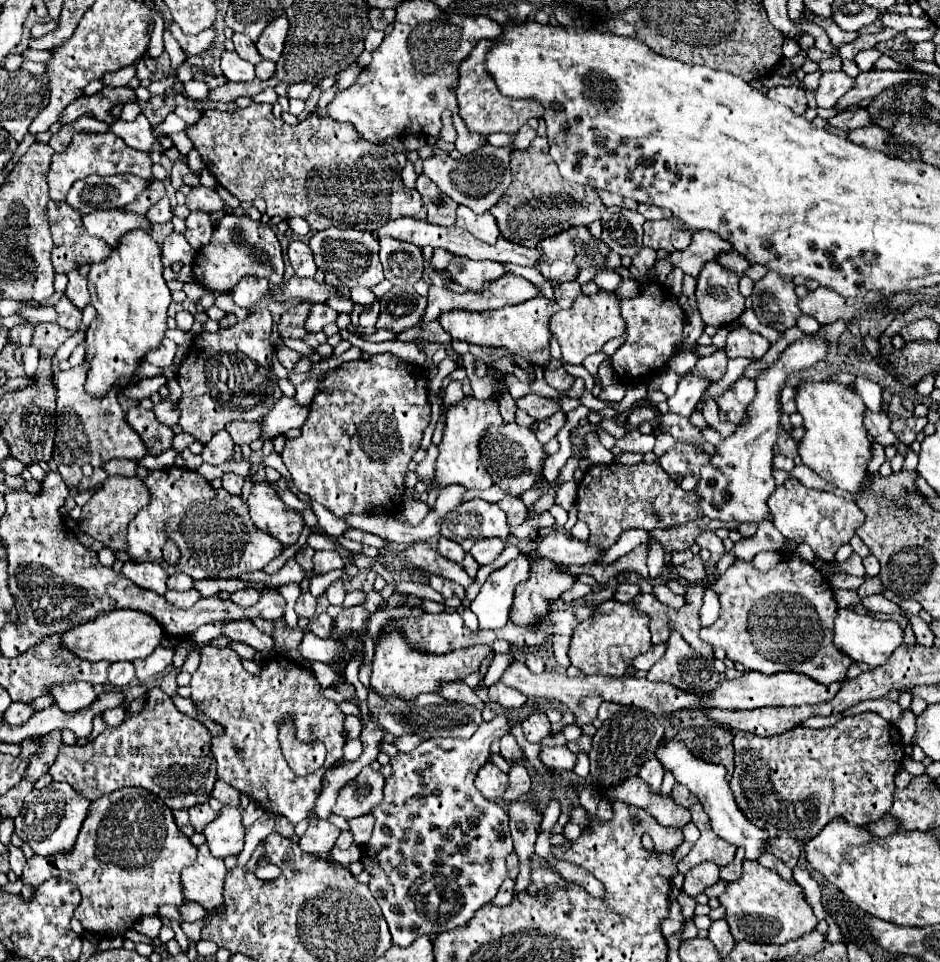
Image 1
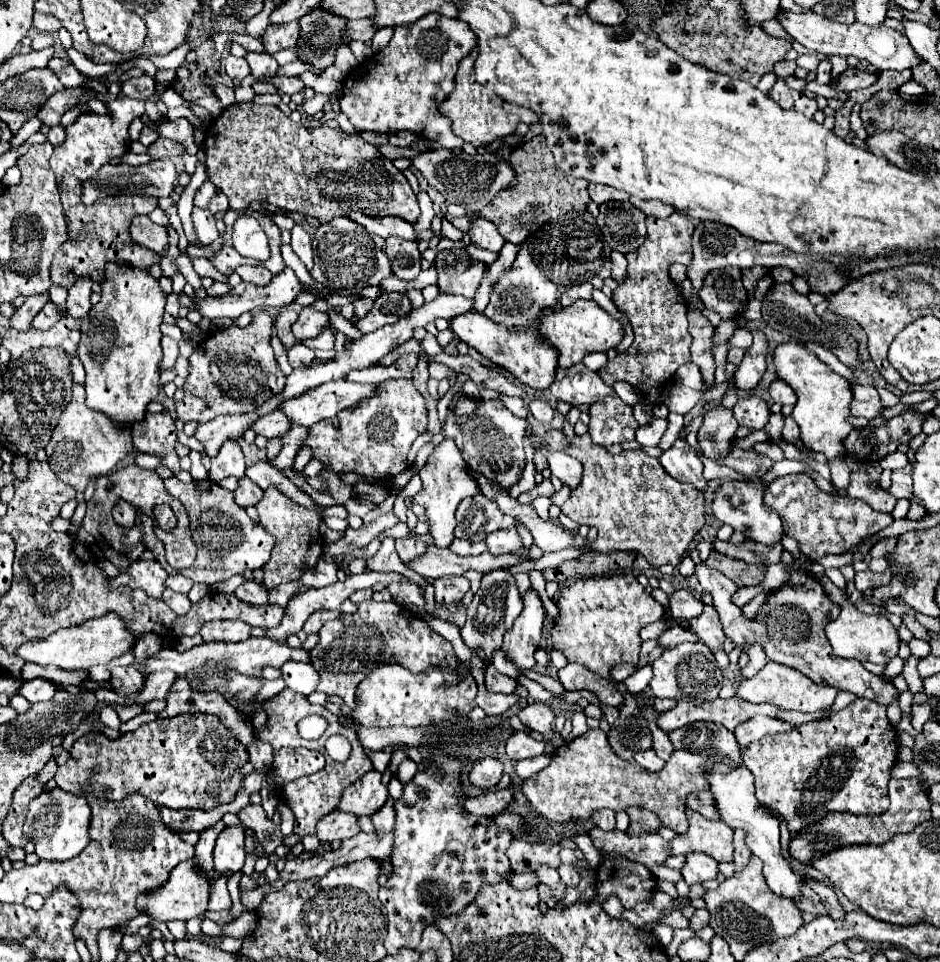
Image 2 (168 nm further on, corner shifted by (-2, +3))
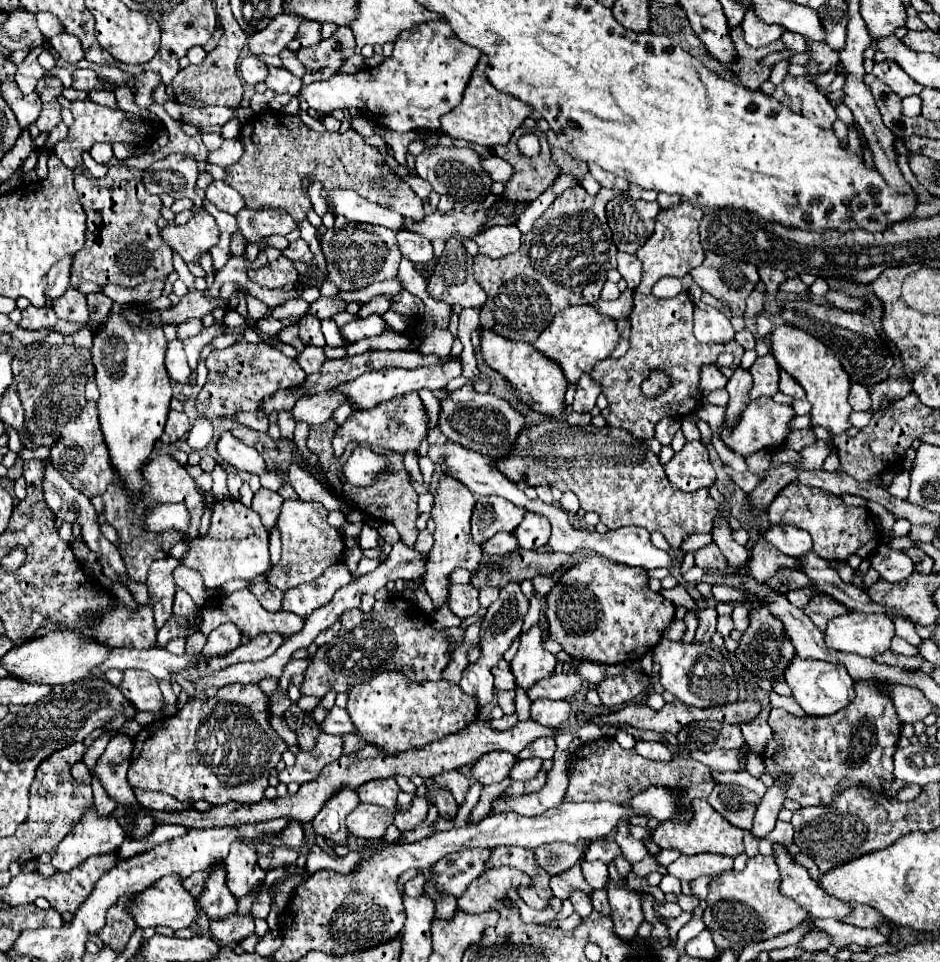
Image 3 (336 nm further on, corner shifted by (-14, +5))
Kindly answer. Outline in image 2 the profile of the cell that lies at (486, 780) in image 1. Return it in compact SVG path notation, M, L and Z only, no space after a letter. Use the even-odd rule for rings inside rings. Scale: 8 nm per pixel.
M496 757L478 759L468 773L470 783L478 789L494 787L500 781L500 777L502 777L502 763Z

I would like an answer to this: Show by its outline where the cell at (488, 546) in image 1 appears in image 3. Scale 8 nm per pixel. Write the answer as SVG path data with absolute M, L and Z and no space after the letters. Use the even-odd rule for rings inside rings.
M526 513L524 521L520 523L520 527L516 527L516 531L512 531L512 535L516 537L520 549L540 549L548 543L548 519L536 513Z

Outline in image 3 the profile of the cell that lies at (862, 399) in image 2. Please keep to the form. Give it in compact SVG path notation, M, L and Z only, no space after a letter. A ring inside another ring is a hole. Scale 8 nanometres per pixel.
M852 383L850 389L850 405L854 411L868 411L872 407L872 399L868 395L868 389L860 387L860 383Z

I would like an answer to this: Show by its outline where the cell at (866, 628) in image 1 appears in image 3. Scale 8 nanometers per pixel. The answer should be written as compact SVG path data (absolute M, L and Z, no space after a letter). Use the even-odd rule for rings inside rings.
M850 611L828 623L824 639L826 645L836 651L876 657L890 649L894 635L894 623L886 615Z

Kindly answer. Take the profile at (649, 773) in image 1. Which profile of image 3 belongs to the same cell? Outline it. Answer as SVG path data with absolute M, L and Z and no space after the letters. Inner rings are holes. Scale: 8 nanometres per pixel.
M638 741L636 751L638 751L638 755L642 755L644 759L650 759L650 761L670 761L672 759L672 753L668 751L668 747L664 747L662 743L656 743L656 741Z

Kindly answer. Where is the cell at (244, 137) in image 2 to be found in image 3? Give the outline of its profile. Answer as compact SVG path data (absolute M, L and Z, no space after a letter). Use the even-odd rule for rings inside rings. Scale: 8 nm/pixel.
M268 109L252 115L252 119L242 125L238 139L244 147L244 153L238 163L226 167L224 183L234 187L246 199L248 209L284 209L296 223L300 223L312 209L310 195L302 195L302 179L308 179L308 183L320 181L324 191L352 189L360 197L380 207L394 209L404 217L416 221L424 217L422 199L406 181L396 175L394 169L390 169L390 165L384 161L384 155L376 147L368 145L354 129L344 133L318 133L304 125L298 115L286 115Z

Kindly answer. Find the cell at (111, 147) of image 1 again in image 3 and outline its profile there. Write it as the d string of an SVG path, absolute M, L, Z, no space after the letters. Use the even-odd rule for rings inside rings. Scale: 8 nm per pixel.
M72 101L74 125L66 141L54 145L54 153L62 159L68 169L74 169L82 163L82 153L90 151L94 143L136 143L136 133L132 131L132 123L122 115L122 111L112 111L110 107L96 105L92 101Z

